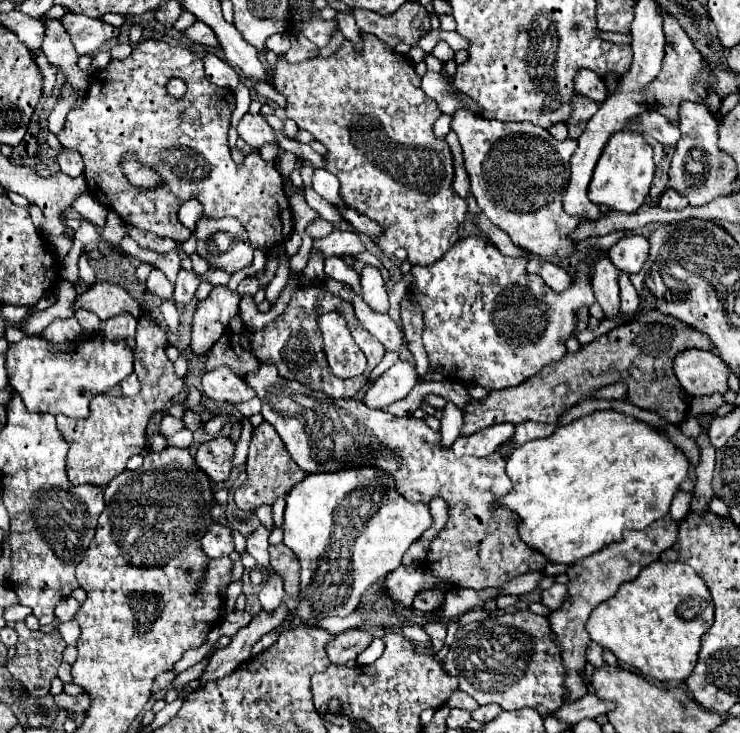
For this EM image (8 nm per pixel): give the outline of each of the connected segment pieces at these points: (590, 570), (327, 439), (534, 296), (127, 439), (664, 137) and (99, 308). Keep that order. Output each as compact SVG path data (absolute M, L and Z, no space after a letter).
M668 516L652 522L646 530L640 532L624 532L624 540L616 542L616 544L608 544L608 548L602 548L600 552L596 552L596 556L588 556L584 560L578 560L566 574L570 578L570 586L568 586L568 602L562 604L562 608L558 608L556 612L550 614L550 626L558 636L560 642L560 652L562 652L562 660L564 666L568 668L568 698L566 702L574 702L578 698L582 698L586 694L586 688L578 676L580 670L584 670L584 662L586 662L586 644L590 642L588 632L584 630L584 624L588 620L588 616L592 614L592 610L602 604L604 600L612 598L612 594L618 590L618 586L622 582L634 580L640 570L644 566L648 566L650 562L658 560L660 554L664 550L668 550L674 542L678 540L678 524Z
M262 364L256 372L250 372L250 374L246 376L246 382L256 390L258 398L262 400L262 416L264 416L264 420L270 422L270 424L276 428L276 432L280 434L280 438L282 438L284 444L286 444L286 450L290 452L290 456L294 458L294 462L296 462L306 474L312 474L312 472L336 472L336 470L342 470L342 468L348 468L348 466L370 464L370 466L378 466L378 468L382 468L384 472L392 474L392 476L396 478L396 488L398 488L398 492L404 494L410 502L418 502L418 500L430 502L434 496L442 496L442 498L448 502L448 506L450 506L450 516L448 516L446 528L444 528L444 530L438 534L438 538L430 544L430 552L428 552L428 558L426 558L426 568L430 568L434 576L438 576L438 578L442 578L442 580L446 580L446 582L450 582L450 584L454 584L454 586L460 586L460 588L482 590L482 588L490 588L490 586L498 588L500 584L506 584L508 580L514 580L516 576L520 576L520 574L524 574L524 572L542 570L542 568L548 564L548 562L544 560L544 556L540 556L540 552L532 552L532 550L526 548L526 544L520 540L520 536L518 536L518 532L516 532L516 524L512 524L512 526L504 524L506 520L516 520L516 516L512 518L512 512L508 512L508 508L502 508L502 506L496 508L496 506L494 506L496 500L504 498L504 494L512 490L512 482L508 480L506 470L504 470L506 458L504 458L500 452L494 452L492 456L482 456L482 458L480 458L480 456L456 458L454 452L452 452L452 448L442 448L442 446L440 446L440 432L434 432L424 420L414 418L414 416L404 416L404 418L400 418L400 416L394 416L394 414L384 412L384 410L370 410L370 408L366 408L366 406L364 406L360 400L356 400L356 398L348 398L348 400L346 400L346 398L340 398L340 400L334 400L334 398L326 396L324 392L314 392L314 390L310 390L308 386L302 386L300 382L284 380L284 378L278 374L278 370L276 370L274 366L264 366L264 364Z
M468 236L458 240L442 258L440 262L432 264L432 266L412 266L410 274L412 274L412 286L410 286L410 294L412 300L416 300L418 304L422 304L422 312L424 312L424 348L428 354L428 362L430 362L430 372L440 372L444 378L452 380L458 378L460 382L476 382L484 388L492 388L492 390L502 390L502 388L510 388L510 386L518 386L520 382L528 380L530 376L534 376L540 368L544 368L546 364L560 360L566 354L566 346L564 342L568 340L568 336L576 330L576 312L582 306L590 306L594 304L594 296L592 296L592 284L590 284L590 268L592 268L592 258L588 256L584 262L578 262L576 266L576 274L574 280L570 284L570 288L566 288L564 292L552 292L544 280L540 280L540 276L532 276L526 272L526 258L510 258L504 256L502 252L498 252L498 248L492 242L484 242L484 238L480 236Z
M142 308L144 320L138 320L136 328L136 348L134 348L134 370L142 382L138 396L114 396L98 394L90 402L90 418L74 420L66 416L56 416L58 430L70 444L66 458L68 482L72 486L92 484L104 488L112 478L126 470L130 456L140 454L144 448L144 430L148 418L156 410L164 410L172 398L184 390L184 378L174 372L174 362L168 358L166 348L170 346L168 328L160 326L150 310Z
M646 110L640 116L640 120L632 122L628 126L628 130L640 132L640 134L648 134L648 136L656 138L664 146L674 146L676 140L680 138L678 126L672 124L666 116L660 116L660 112L652 112L652 110Z
M96 282L88 292L76 296L74 310L90 310L100 316L100 320L108 320L120 312L130 312L132 316L140 316L138 302L118 284Z

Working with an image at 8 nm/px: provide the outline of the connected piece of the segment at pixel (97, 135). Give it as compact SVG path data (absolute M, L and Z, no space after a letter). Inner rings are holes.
M142 40L134 44L132 54L126 60L110 60L106 68L94 72L92 84L86 90L84 104L74 108L66 116L64 128L56 134L64 148L80 152L84 160L84 178L88 184L88 192L102 200L106 208L120 212L120 216L134 228L152 232L156 236L168 236L178 244L190 238L190 228L178 220L178 210L188 200L198 200L204 206L206 218L224 218L234 216L248 230L252 246L264 246L266 250L282 244L290 238L292 212L286 194L282 192L282 176L274 168L262 160L258 150L252 151L242 166L236 166L230 148L228 148L228 128L230 116L234 108L234 92L228 88L214 86L206 80L202 60L194 56L188 48L170 46L162 40ZM172 78L180 78L186 82L186 94L182 98L174 98L168 94L166 84ZM122 154L136 156L140 164L148 164L148 168L156 168L160 172L160 180L164 184L156 188L148 188L150 192L140 192L140 188L132 188L128 180L124 180L124 172L120 172Z

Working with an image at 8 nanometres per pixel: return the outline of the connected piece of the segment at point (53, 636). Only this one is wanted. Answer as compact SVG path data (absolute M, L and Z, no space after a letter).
M16 622L14 628L18 632L18 652L16 652L14 658L8 660L6 668L10 670L10 674L16 680L20 680L26 686L26 690L28 690L30 696L34 696L34 698L46 696L50 692L50 682L56 676L58 666L62 664L62 652L66 648L66 642L62 640L62 636L60 636L58 630L52 630L48 634L44 634L40 630L34 632L34 630L30 630L26 626L26 622Z

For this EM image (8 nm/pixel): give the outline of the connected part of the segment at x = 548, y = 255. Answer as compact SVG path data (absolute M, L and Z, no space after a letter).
M458 110L452 120L452 130L458 134L462 152L464 152L464 166L470 178L470 192L476 196L476 202L490 218L494 226L504 230L516 246L530 250L546 260L566 262L576 254L576 242L570 234L578 228L580 220L576 216L568 216L564 212L562 196L564 188L568 186L568 168L572 152L576 150L576 140L566 138L564 142L554 140L554 136L540 126L528 122L498 122L498 120L484 120L468 110Z

